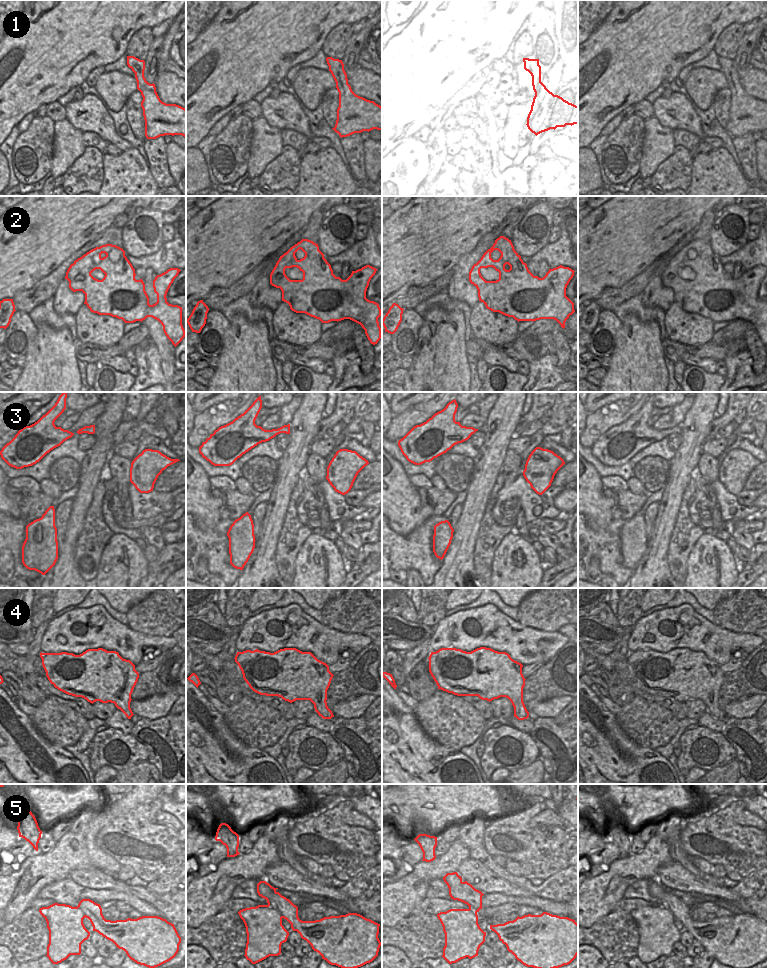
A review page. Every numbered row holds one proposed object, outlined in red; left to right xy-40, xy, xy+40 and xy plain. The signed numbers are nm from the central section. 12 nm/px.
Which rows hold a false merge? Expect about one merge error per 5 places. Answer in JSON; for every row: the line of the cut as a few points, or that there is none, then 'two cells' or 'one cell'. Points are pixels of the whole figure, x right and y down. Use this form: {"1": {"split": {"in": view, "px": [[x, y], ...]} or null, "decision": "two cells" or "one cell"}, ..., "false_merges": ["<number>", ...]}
{"1": {"split": null, "decision": "one cell"}, "2": {"split": null, "decision": "one cell"}, "3": {"split": null, "decision": "one cell"}, "4": {"split": null, "decision": "one cell"}, "5": {"split": null, "decision": "one cell"}, "false_merges": []}

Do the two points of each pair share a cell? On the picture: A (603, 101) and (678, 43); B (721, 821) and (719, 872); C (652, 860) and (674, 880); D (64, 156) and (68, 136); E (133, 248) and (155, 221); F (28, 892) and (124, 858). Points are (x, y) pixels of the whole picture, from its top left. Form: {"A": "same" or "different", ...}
{"A": "same", "B": "different", "C": "different", "D": "same", "E": "same", "F": "different"}

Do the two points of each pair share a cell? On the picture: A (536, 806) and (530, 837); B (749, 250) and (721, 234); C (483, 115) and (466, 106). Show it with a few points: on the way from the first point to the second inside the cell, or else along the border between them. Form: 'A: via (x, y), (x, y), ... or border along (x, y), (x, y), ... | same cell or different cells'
A: via (528, 814), (525, 817), (525, 829) | same cell
B: border along (748, 241), (733, 252), (721, 255) | different cells
C: via (479, 111), (477, 109), (470, 109) | same cell

